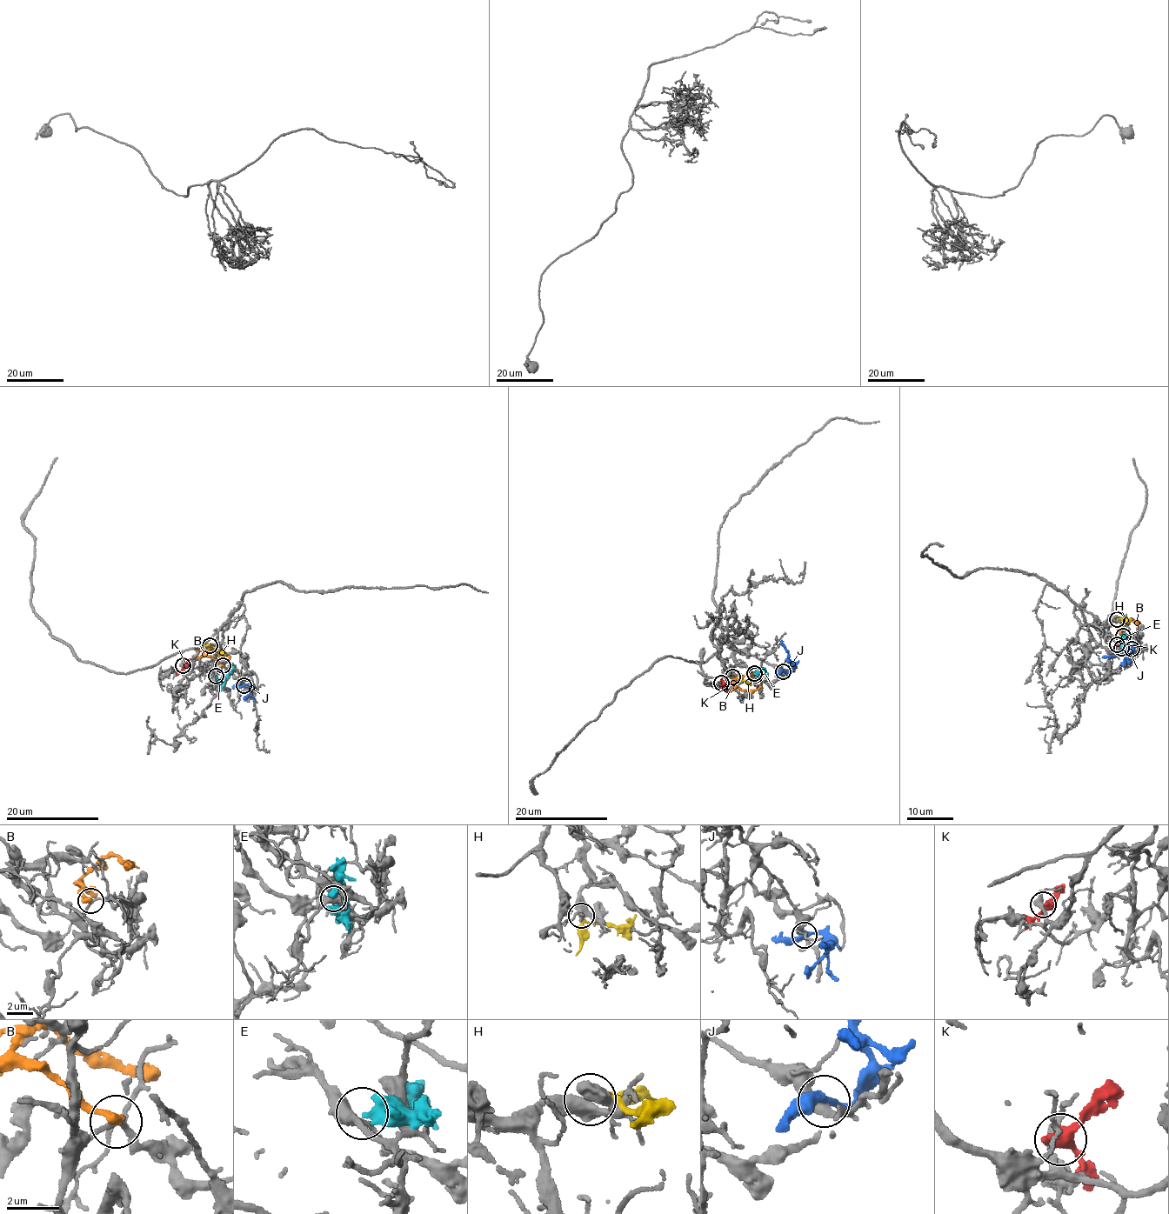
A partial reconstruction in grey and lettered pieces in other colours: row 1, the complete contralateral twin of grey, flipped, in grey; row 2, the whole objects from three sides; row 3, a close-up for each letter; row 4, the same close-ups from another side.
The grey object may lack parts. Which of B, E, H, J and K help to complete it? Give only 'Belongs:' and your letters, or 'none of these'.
Belongs: none of these

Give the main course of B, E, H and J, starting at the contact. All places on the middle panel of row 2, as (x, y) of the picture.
B: (755, 674), (740, 677), (735, 680), (737, 685), (743, 690), (756, 690), (761, 685)
E: (753, 673), (764, 671)
H: (732, 677), (746, 680), (753, 677)
J: (783, 671), (789, 671), (791, 663), (782, 640)

